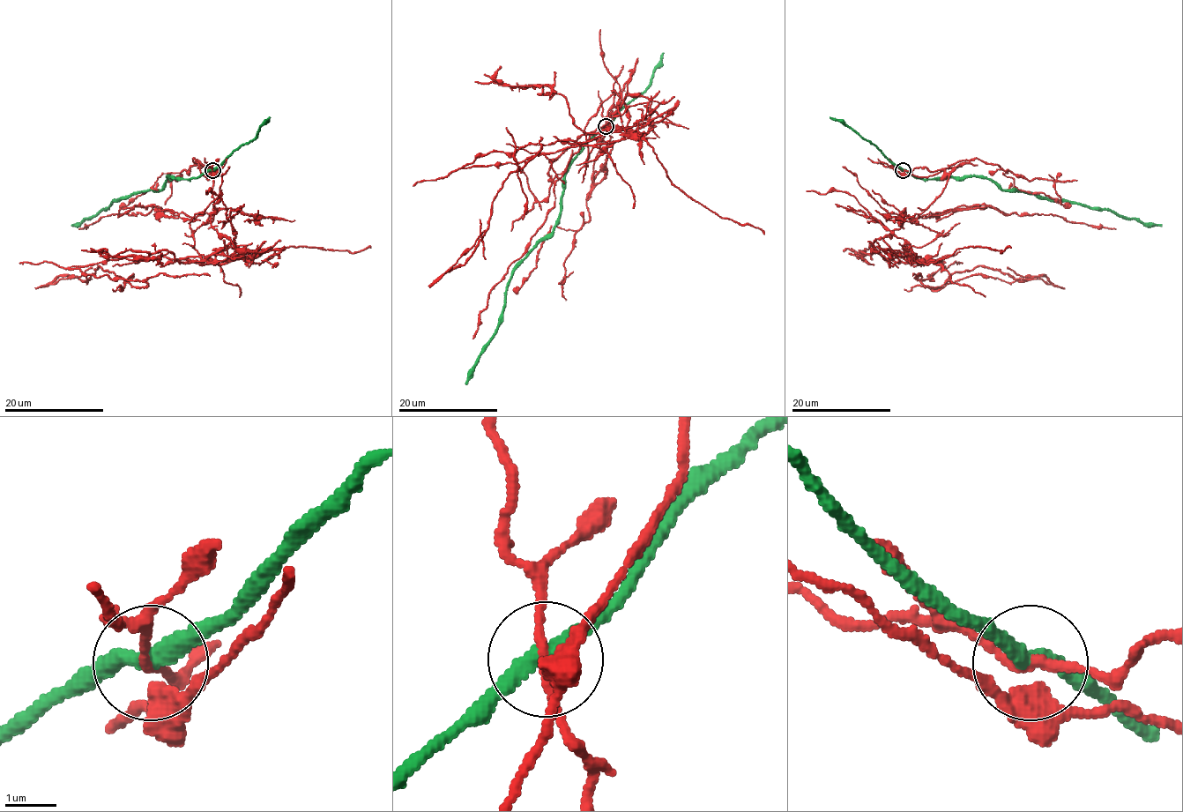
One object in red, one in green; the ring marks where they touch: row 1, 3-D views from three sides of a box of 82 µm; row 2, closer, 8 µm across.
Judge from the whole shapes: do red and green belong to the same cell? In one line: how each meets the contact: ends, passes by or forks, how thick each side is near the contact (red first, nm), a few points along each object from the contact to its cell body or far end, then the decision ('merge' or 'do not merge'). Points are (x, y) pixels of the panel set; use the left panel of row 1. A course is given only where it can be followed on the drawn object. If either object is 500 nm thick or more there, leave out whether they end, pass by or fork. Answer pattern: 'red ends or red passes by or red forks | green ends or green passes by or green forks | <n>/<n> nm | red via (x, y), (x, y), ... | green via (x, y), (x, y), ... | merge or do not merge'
red forks | green passes by | 200/320 nm | red via (212, 170), (207, 219), (228, 257), (78, 267), (148, 285), (133, 287), (100, 266), (56, 279), (92, 267) | green via (212, 170), (190, 179), (167, 176), (161, 189), (142, 190), (115, 199), (92, 218), (72, 225) | do not merge

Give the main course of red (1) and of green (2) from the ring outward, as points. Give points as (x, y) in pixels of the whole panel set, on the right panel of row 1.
1: (903, 170), (948, 178), (883, 239), (910, 261), (941, 258), (923, 285), (978, 266), (1047, 279), (1007, 267)
2: (903, 170), (923, 179), (986, 176), (1004, 189), (1023, 190), (1047, 199), (1110, 209), (1126, 218), (1162, 225)

